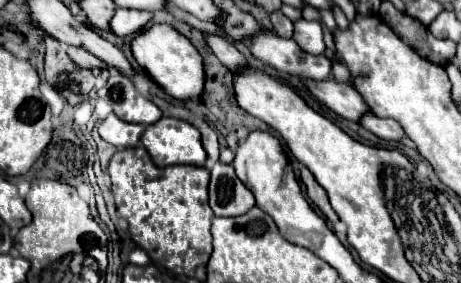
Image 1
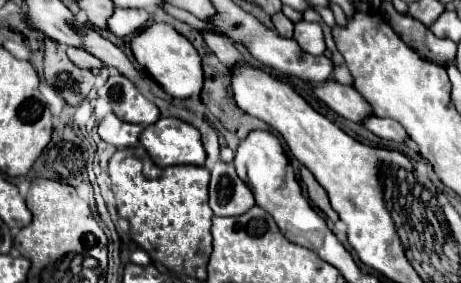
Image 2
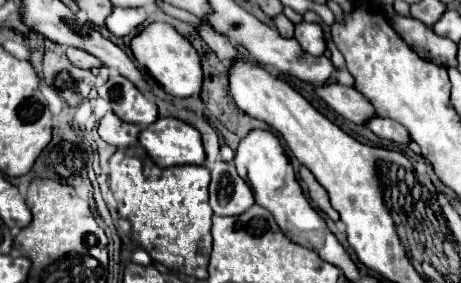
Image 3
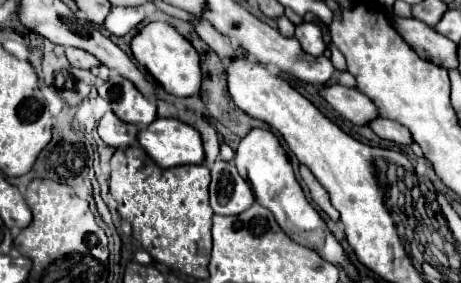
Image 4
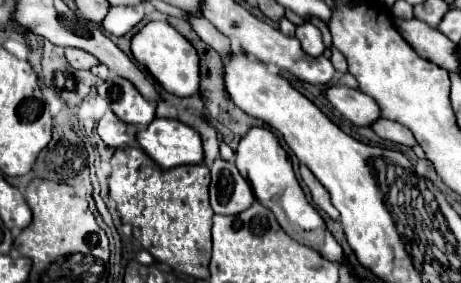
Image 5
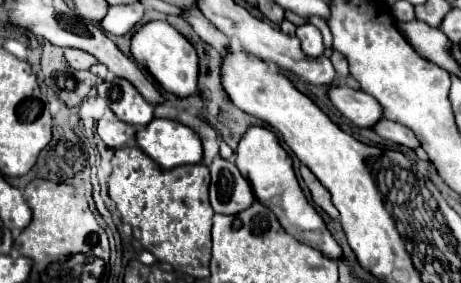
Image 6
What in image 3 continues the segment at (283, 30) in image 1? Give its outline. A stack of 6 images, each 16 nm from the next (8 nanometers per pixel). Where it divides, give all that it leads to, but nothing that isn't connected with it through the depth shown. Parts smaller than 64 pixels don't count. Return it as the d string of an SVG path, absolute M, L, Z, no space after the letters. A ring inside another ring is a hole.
M278 14L278 16L274 16L272 20L274 20L274 24L276 24L276 30L278 30L284 38L292 38L292 34L294 34L294 24L292 24L284 14Z

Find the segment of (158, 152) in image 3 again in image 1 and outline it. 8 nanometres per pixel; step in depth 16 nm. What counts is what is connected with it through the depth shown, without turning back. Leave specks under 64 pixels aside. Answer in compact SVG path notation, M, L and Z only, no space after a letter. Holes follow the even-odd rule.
M160 118L156 124L150 124L142 136L142 144L156 166L206 166L208 160L196 128L178 118Z

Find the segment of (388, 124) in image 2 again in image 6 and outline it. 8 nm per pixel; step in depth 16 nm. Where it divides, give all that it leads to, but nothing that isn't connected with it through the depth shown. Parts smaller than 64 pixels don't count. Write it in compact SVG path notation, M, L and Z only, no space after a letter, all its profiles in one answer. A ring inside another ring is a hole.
M386 118L378 120L378 124L374 124L374 132L384 140L392 140L394 144L402 144L402 146L408 146L408 148L418 146L418 140L412 134L412 130L408 130L406 126L398 124L398 122L390 122Z

